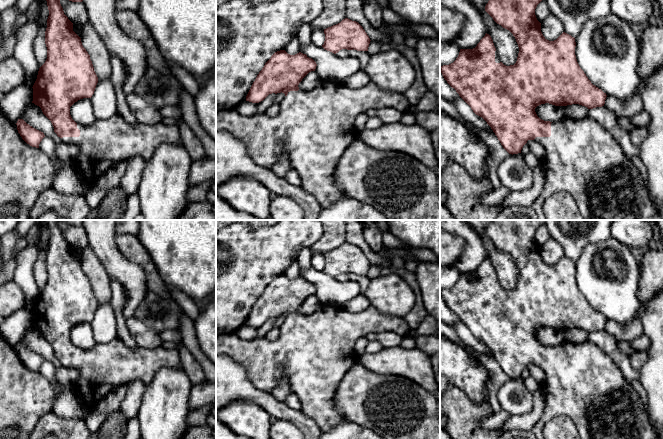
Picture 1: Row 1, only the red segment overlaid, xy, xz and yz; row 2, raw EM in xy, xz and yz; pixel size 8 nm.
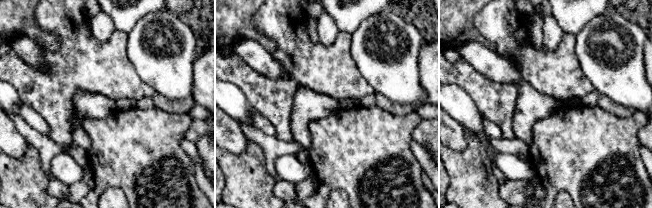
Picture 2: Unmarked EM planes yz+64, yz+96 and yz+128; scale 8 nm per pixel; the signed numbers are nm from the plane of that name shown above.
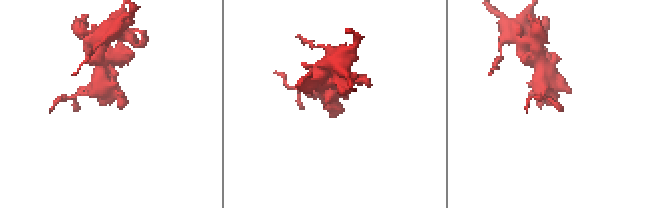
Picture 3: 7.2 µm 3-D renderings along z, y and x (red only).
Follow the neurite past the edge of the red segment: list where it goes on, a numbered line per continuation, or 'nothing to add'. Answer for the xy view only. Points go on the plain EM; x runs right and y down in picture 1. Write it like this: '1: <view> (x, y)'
1: xy (107, 366)

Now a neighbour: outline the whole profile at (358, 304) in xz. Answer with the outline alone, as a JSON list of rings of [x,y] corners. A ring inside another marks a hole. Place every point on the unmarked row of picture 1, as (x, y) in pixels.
[[[359,295],[352,300],[346,302],[342,306],[342,308],[352,313],[359,313],[367,309],[369,306],[370,302],[368,301],[368,299],[363,295]]]

